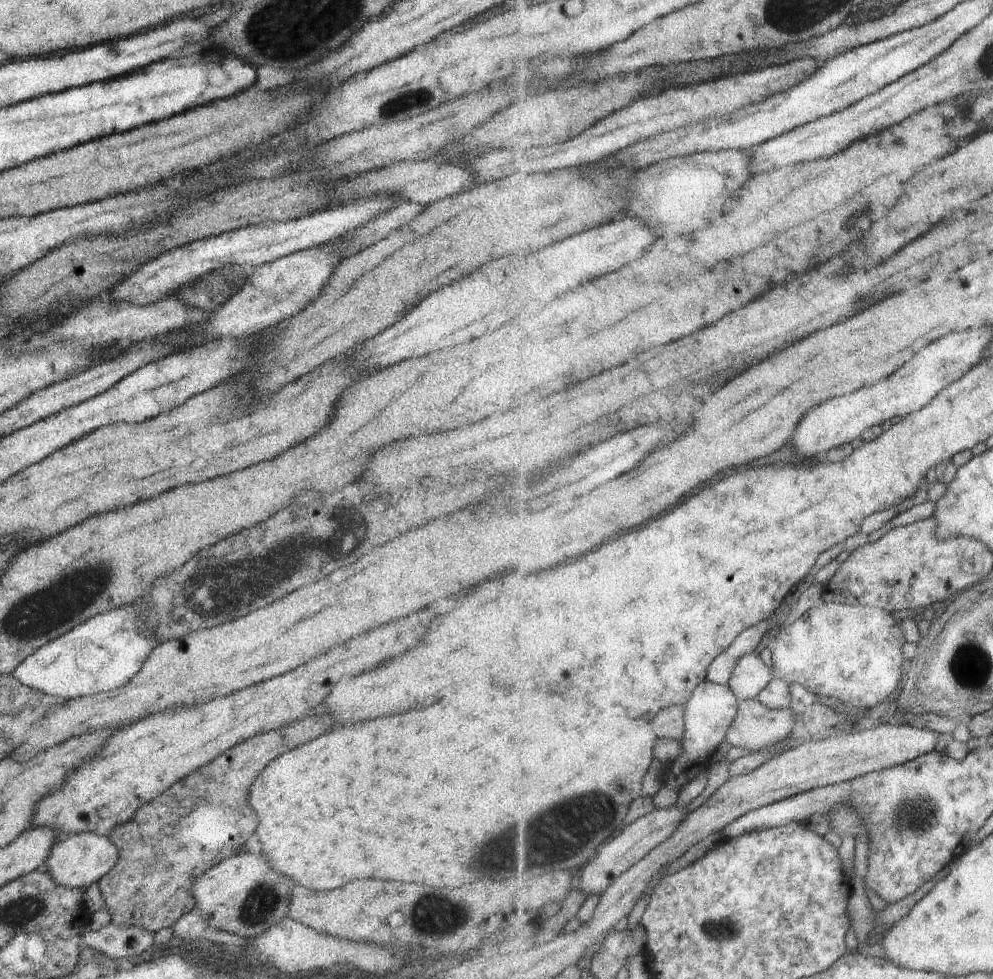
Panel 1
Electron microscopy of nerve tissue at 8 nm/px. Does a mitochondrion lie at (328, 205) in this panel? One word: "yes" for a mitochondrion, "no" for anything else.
no

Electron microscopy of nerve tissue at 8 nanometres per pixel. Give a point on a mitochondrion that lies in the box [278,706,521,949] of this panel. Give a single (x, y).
(508, 848)

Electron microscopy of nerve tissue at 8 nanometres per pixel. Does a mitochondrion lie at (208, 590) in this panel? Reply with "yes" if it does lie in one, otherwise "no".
yes

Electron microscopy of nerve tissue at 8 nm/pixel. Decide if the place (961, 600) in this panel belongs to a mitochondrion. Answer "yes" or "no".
no

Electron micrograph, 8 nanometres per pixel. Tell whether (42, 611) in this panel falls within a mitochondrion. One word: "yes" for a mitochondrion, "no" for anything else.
yes

